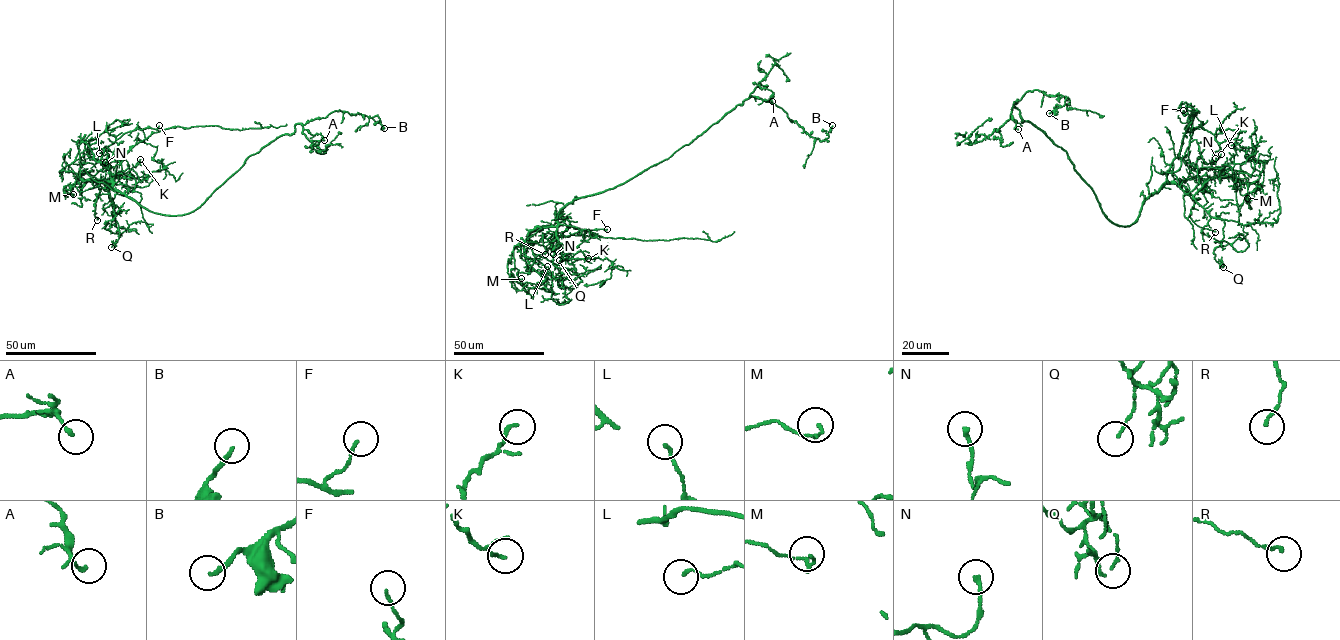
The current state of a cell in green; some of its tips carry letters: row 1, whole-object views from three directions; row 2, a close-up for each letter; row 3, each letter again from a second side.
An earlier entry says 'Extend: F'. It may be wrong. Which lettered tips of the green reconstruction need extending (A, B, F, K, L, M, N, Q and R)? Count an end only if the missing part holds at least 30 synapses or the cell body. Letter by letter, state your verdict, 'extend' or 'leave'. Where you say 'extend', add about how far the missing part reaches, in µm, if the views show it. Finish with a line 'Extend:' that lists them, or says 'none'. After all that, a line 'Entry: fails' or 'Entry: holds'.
A: leave
B: leave
F: leave
K: leave
L: leave
M: leave
N: leave
Q: leave
R: leave
Extend: none
Entry: fails

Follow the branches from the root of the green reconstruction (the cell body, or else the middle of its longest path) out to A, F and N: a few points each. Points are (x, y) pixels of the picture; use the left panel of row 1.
A: (179, 215), (197, 209), (249, 156), (280, 136), (291, 135), (296, 124), (312, 135), (320, 134), (324, 140)
F: (179, 215), (153, 212), (117, 192), (109, 165), (100, 161), (104, 150), (125, 133), (159, 125)
N: (179, 215), (153, 212), (117, 192), (109, 165), (100, 161), (102, 148), (108, 153), (109, 167), (105, 162)

